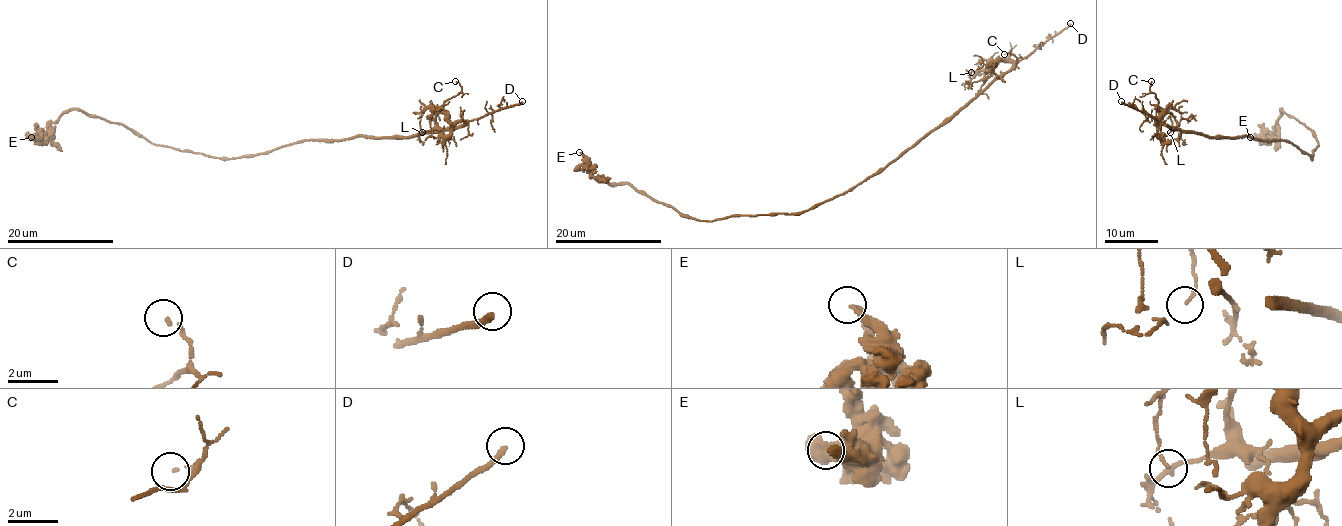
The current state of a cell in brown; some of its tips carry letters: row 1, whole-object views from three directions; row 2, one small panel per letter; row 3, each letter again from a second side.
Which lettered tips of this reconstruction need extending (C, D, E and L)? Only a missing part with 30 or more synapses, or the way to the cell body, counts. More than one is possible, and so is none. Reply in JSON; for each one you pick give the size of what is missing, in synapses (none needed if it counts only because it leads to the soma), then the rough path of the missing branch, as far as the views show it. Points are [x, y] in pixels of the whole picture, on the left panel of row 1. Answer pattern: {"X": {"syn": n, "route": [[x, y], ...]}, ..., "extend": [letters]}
{"extend": ["D"]}

